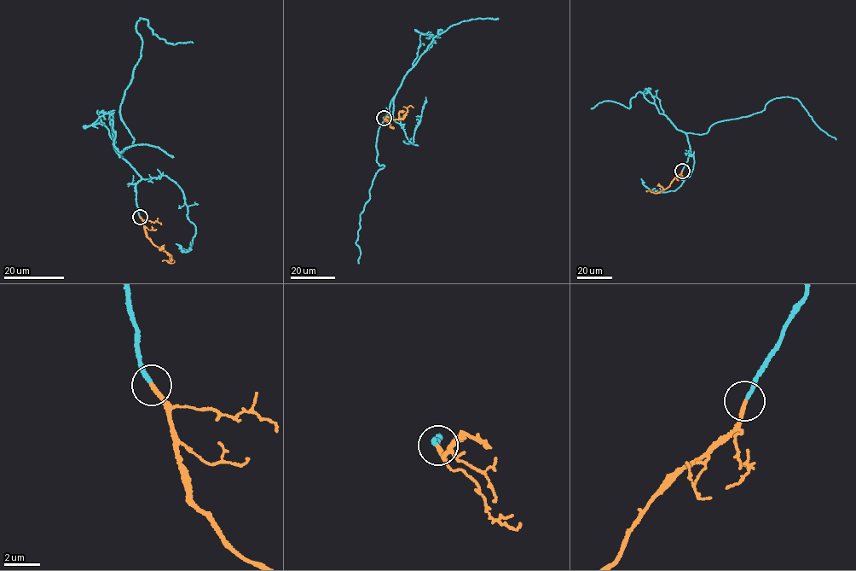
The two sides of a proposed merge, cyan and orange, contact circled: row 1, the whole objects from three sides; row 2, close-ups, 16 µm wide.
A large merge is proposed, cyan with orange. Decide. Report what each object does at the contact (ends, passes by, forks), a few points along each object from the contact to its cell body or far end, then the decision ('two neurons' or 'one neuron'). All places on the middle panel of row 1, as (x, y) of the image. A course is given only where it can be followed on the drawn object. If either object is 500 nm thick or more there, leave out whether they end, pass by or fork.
cyan ends | orange ends | cyan via (384, 118), (393, 117), (393, 99), (376, 143), (384, 166), (361, 214), (358, 263) | orange via (383, 118), (401, 119), (408, 107), (413, 107) | one neuron

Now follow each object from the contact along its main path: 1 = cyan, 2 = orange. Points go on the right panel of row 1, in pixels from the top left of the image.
1: (681, 170), (691, 153), (687, 133), (704, 134), (714, 124), (760, 112), (783, 96), (798, 99), (835, 139)
2: (681, 171), (664, 189), (656, 193), (647, 190)

